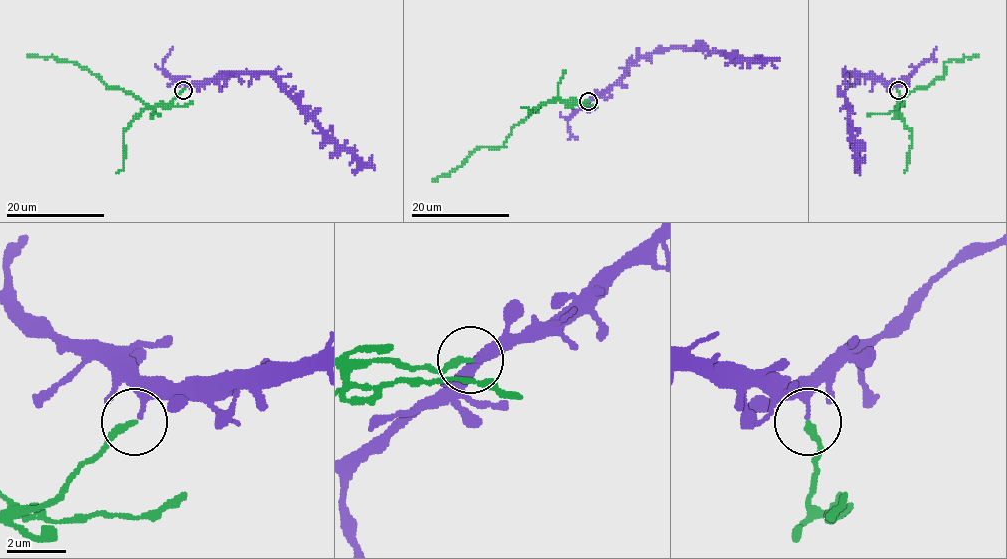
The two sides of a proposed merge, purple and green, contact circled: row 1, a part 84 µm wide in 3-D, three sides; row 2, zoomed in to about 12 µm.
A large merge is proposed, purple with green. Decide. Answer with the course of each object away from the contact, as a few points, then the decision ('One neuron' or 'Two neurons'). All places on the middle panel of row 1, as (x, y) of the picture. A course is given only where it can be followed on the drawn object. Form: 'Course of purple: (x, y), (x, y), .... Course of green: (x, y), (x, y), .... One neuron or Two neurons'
Course of purple: (589, 100), (601, 97), (636, 61), (674, 47), (707, 49), (745, 59), (765, 59), (777, 68). Course of green: (588, 100), (551, 100), (519, 121), (502, 146), (478, 148), (459, 167), (432, 180). Two neurons

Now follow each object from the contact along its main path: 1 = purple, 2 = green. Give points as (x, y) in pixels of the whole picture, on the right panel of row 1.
1: (897, 89), (896, 86), (844, 73), (846, 108), (856, 146), (856, 161), (860, 163), (865, 154)
2: (897, 89), (897, 105), (907, 93), (918, 87), (928, 87), (943, 76), (945, 62), (977, 56)

